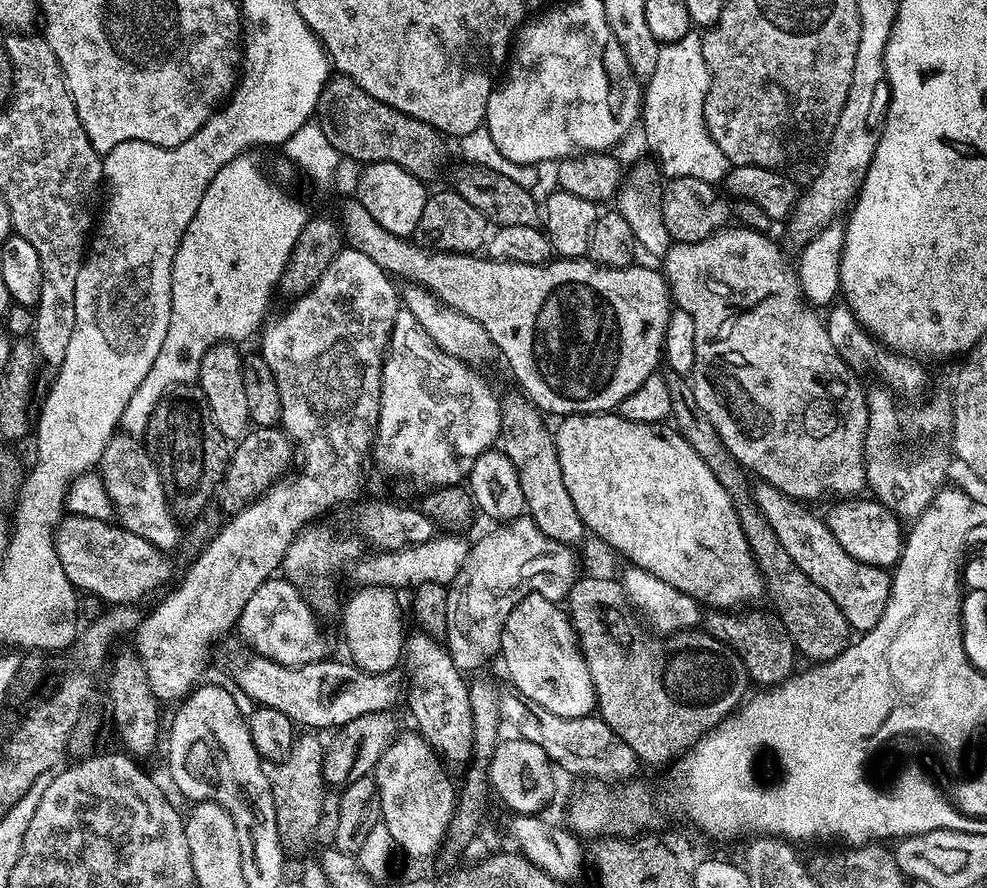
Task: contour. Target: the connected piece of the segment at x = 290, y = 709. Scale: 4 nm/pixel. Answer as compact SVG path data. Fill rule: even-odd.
M239 638L225 639L219 645L218 656L219 652L221 658L224 659L225 670L233 676L235 682L250 699L256 700L252 702L266 708L282 710L282 714L286 714L293 724L297 726L305 724L308 727L305 729L308 730L320 730L316 728L335 730L341 728L346 722L354 722L354 718L362 718L362 714L388 712L392 710L392 707L399 700L401 703L402 697L406 692L405 681L403 679L400 681L399 671L396 670L384 673L364 672L351 662L343 664L342 661L331 660L331 658L316 660L312 664L304 664L300 668L287 668L266 658L262 654L258 654L250 645L245 644Z

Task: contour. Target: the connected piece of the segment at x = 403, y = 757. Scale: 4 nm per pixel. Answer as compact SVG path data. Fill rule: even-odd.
M415 731L397 735L388 749L382 754L374 769L376 782L376 794L378 797L378 812L382 817L382 823L392 835L395 847L401 852L409 852L412 856L428 856L439 849L447 834L447 826L451 820L457 804L458 788L448 777L448 772L439 764L436 749L428 745L427 740Z

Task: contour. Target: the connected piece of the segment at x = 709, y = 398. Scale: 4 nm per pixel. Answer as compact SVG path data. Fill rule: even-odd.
M725 226L719 232L702 238L702 242L673 243L662 257L664 279L668 281L668 291L675 307L686 310L690 318L694 318L694 370L690 377L690 387L700 409L706 418L716 427L726 450L732 458L740 463L753 477L763 483L773 484L779 492L792 497L797 502L809 502L824 496L827 492L837 492L837 497L852 498L865 491L864 478L864 435L868 432L868 398L866 388L860 385L861 377L842 362L838 350L834 350L834 342L830 342L825 321L820 320L811 307L806 306L800 294L800 282L795 271L784 265L780 248L772 241L771 235L755 232L739 226Z

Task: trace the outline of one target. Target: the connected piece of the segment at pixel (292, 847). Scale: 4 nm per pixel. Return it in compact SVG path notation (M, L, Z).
M297 735L294 750L290 750L290 758L286 758L286 762L275 765L270 772L274 810L278 822L278 838L282 842L285 853L288 854L304 854L304 851L314 844L314 837L319 830L319 819L322 818L323 800L326 793L324 783L326 744L323 739L320 741L316 736L319 735Z

